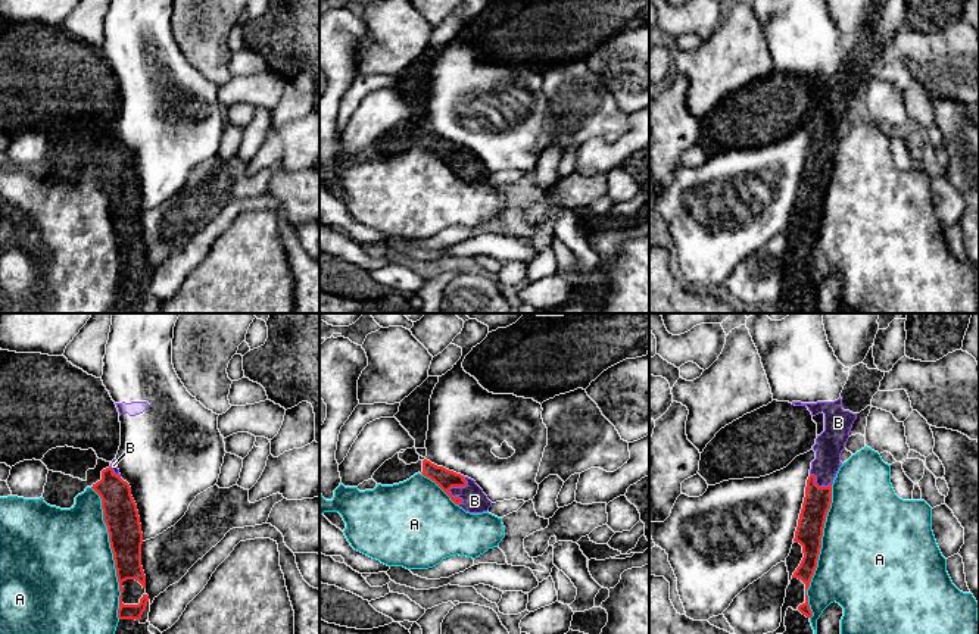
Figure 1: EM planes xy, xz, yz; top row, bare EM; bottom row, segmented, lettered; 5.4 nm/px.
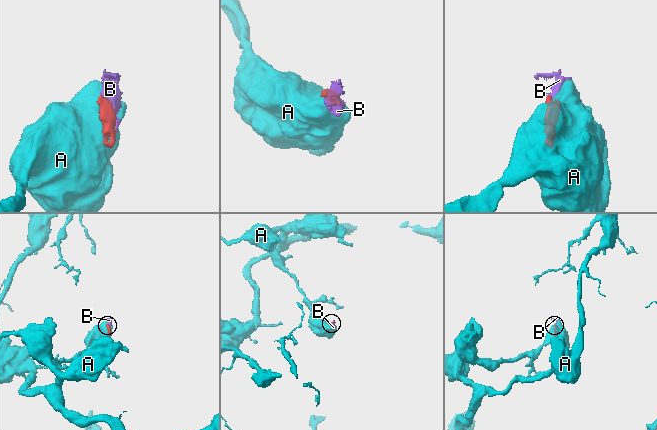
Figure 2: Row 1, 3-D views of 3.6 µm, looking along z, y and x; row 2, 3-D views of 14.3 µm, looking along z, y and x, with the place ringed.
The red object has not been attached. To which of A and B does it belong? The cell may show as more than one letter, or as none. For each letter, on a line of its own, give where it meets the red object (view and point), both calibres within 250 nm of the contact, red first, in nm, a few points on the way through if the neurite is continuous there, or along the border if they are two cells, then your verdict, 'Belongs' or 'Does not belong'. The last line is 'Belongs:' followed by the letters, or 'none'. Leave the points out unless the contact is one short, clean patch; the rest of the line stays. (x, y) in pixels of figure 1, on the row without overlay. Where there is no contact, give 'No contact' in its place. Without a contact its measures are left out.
A: Touches red at yz (819, 221). Thickness 150 nm (red) against 480 nm. Does not belong
B: Touches red at xz (452, 156). Thickness 110 nm (red) against 140 nm. Path across: xz (445, 149), (452, 156), (474, 171). Belongs
Belongs: B

